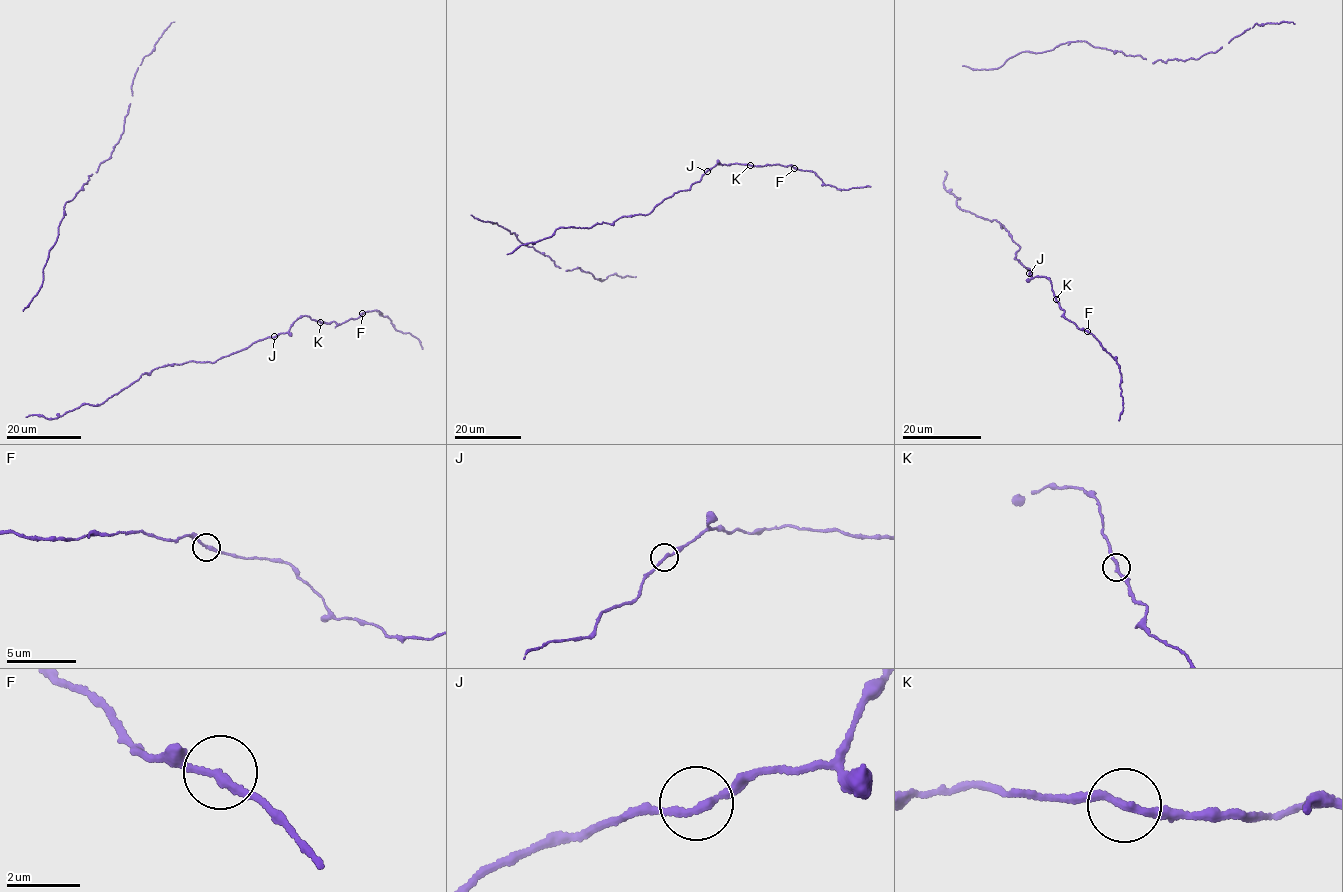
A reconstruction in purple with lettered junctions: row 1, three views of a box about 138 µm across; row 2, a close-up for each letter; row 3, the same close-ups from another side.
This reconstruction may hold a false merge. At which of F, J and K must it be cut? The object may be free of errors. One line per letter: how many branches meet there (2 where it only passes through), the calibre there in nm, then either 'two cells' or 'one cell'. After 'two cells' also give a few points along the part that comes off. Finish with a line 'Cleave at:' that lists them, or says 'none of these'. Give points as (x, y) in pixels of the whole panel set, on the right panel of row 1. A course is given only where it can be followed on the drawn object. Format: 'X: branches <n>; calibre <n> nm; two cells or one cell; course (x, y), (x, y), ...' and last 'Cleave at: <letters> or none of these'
F: branches 2; calibre 220 nm; two cells; course (1087, 331), (1118, 365), (1123, 404), (1119, 421)
J: branches 2; calibre 200 nm; one cell
K: branches 2; calibre 240 nm; one cell
Cleave at: F

